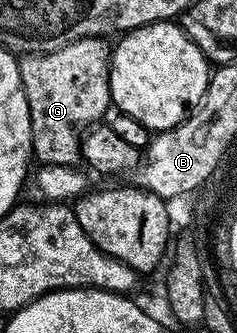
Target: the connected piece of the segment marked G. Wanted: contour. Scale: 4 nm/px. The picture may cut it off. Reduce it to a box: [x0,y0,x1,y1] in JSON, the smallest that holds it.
[20,37,111,166]

